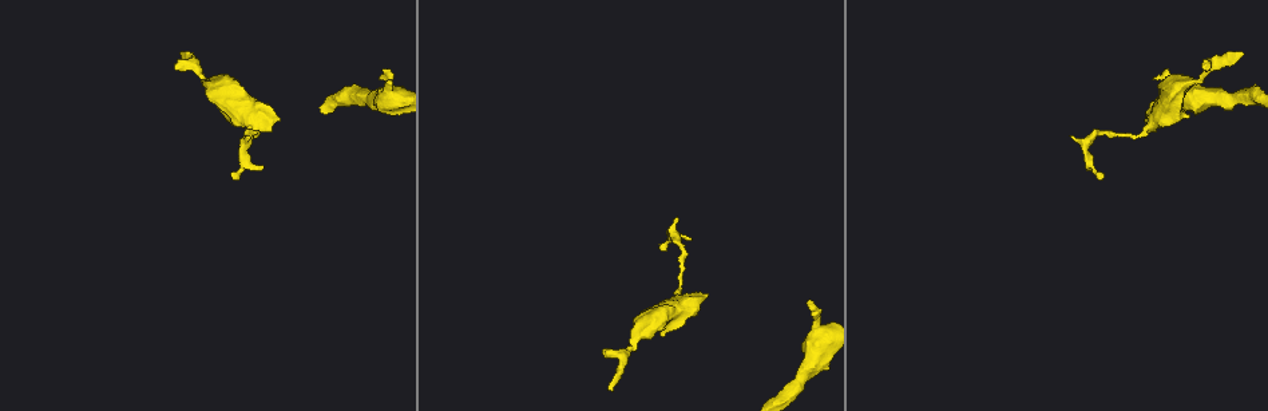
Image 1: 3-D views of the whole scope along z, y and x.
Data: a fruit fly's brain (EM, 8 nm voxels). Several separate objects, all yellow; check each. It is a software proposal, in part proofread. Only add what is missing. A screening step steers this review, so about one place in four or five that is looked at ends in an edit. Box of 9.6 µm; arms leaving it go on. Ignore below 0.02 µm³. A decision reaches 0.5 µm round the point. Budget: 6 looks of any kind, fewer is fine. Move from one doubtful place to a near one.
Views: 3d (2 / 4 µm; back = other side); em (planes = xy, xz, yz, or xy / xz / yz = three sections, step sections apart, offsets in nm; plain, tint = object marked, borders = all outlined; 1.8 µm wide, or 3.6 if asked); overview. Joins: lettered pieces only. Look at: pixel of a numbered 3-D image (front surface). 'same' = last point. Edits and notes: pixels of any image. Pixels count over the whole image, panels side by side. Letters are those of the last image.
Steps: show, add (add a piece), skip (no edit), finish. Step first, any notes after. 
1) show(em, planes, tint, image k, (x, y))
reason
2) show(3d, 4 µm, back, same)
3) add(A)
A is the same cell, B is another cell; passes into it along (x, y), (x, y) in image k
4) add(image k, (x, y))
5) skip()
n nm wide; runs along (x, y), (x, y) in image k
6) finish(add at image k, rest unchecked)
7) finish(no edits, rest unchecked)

show(3d, 2 µm, back, image 1, (658, 248))
an open end

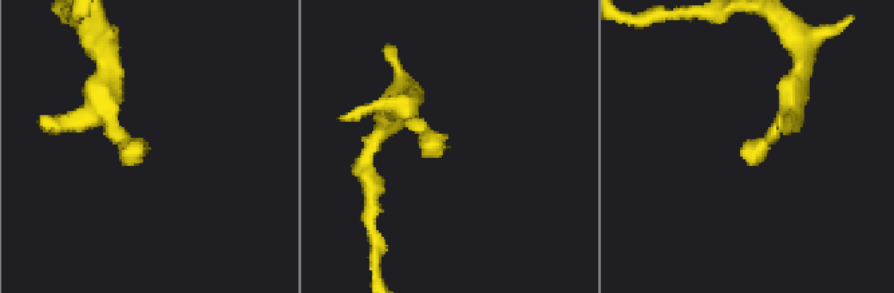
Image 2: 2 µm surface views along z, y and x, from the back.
show(em, yz, step 16, borders, image 2, (742, 153))
shape alone is not enough

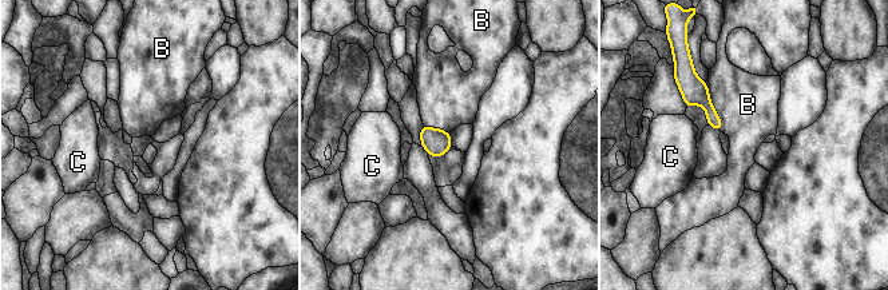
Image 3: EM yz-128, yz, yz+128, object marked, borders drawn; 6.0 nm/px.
show(em, planes, borders, same)
cut it another way

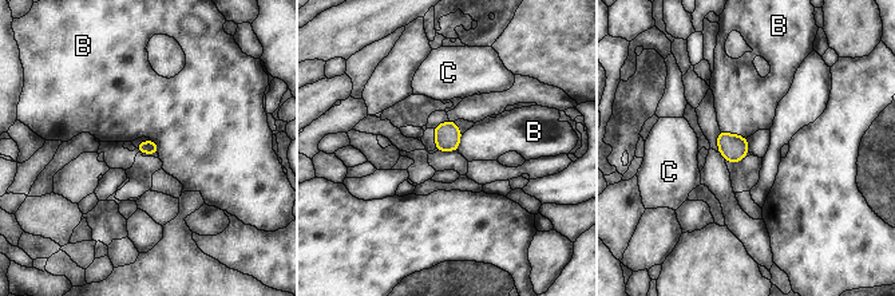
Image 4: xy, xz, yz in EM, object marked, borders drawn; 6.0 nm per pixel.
skip()
B and C are other cells; none of them fits

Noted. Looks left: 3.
show(3d, 2 µm, image 1, (269, 108))
thick end

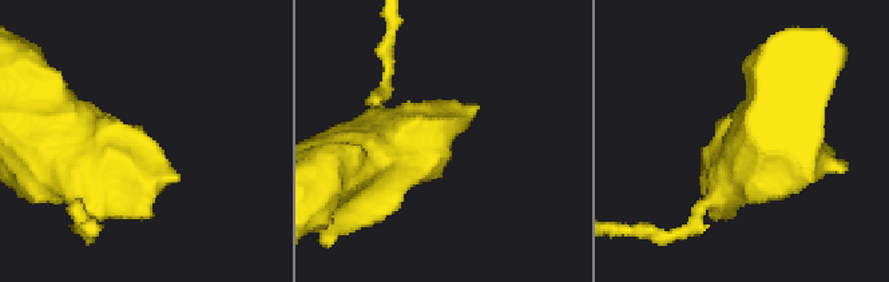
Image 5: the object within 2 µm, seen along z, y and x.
show(em, planes, tint, image 5, (133, 148))
now the EM

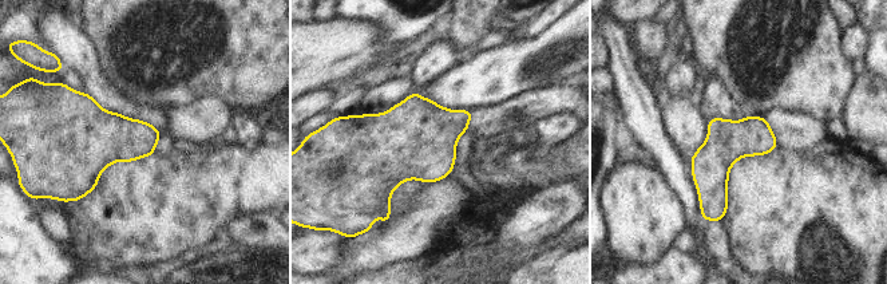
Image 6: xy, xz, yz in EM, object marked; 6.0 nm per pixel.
show(em, planes, borders, same)
see the neighbours

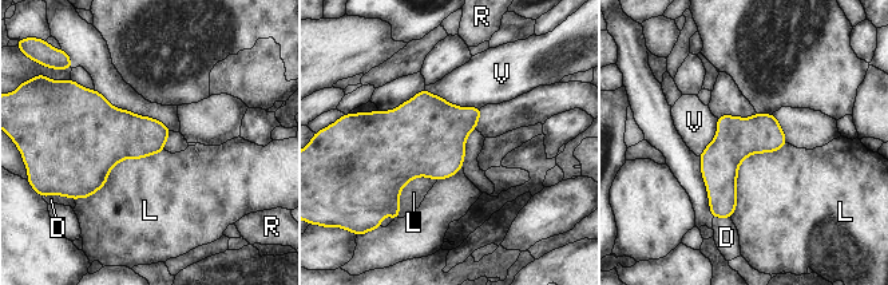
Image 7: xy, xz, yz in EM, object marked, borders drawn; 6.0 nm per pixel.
skip()
260 nm wide; D, L, R and V are other cells; border along (787, 142), (740, 165), (730, 217) in image 7; no lettered piece goes on from it

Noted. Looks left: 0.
finish(no edits, rest unchecked)

